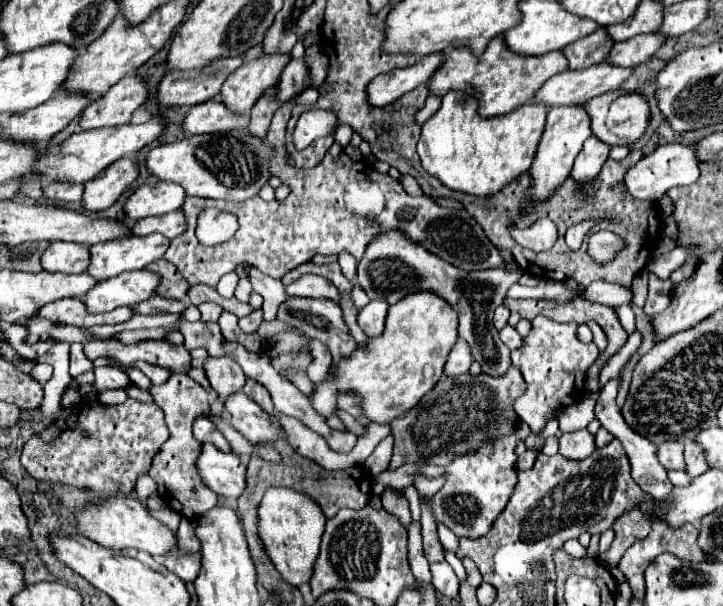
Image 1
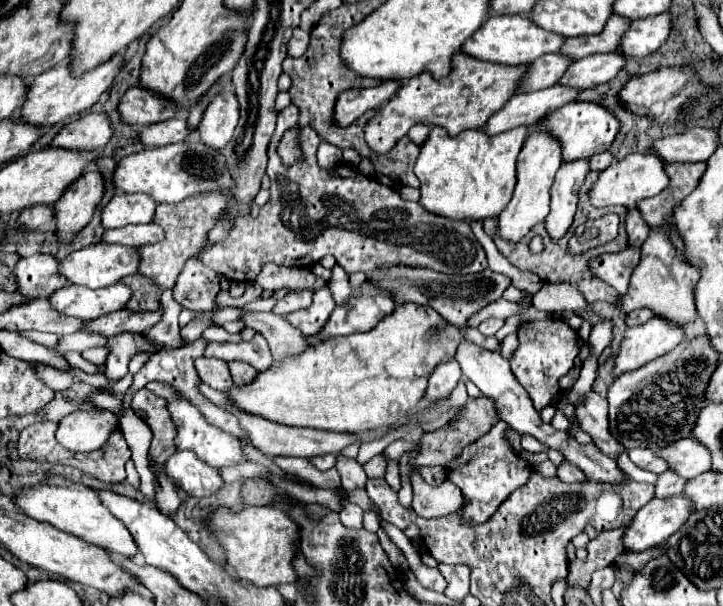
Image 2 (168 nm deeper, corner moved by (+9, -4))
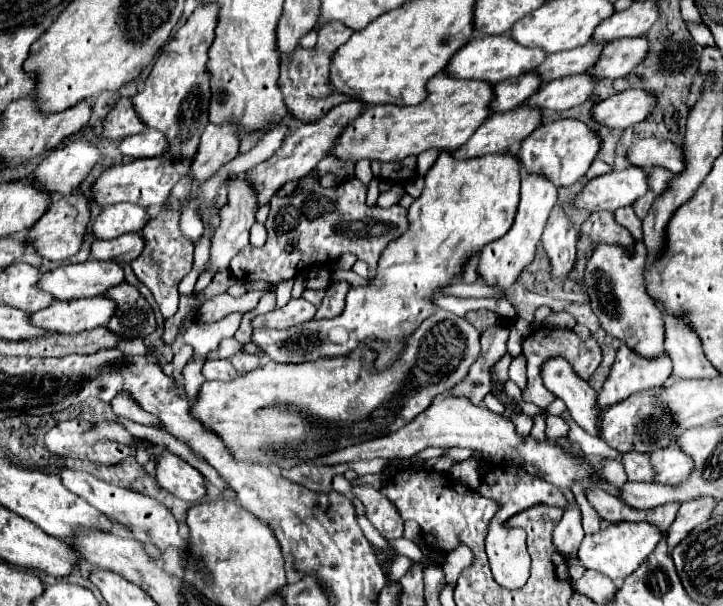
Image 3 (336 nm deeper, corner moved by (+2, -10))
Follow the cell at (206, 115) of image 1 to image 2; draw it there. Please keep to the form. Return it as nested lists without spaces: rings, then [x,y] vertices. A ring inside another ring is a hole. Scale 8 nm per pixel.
[[[171,118],[159,124],[139,128],[139,138],[147,146],[167,146],[175,142],[183,142],[193,134],[185,118]]]

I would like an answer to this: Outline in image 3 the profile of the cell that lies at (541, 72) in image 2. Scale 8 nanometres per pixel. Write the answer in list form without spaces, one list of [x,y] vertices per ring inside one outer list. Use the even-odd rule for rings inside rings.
[[[532,72],[522,74],[520,78],[508,78],[508,82],[498,82],[492,86],[494,100],[490,102],[492,112],[508,112],[520,106],[530,94],[542,86],[540,78]]]

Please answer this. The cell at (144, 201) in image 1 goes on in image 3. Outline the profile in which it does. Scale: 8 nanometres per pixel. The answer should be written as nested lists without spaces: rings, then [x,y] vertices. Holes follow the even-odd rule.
[[[114,204],[106,206],[92,224],[92,236],[96,240],[112,240],[126,232],[140,232],[148,222],[148,214],[142,206]]]

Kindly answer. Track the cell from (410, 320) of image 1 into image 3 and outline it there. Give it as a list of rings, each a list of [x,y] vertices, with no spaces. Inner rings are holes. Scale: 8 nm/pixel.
[[[438,310],[408,338],[404,354],[384,372],[374,370],[378,354],[366,346],[354,350],[350,356],[322,358],[304,364],[276,364],[268,360],[252,372],[236,376],[232,382],[204,382],[192,404],[192,418],[202,422],[206,430],[218,434],[236,460],[256,462],[278,474],[278,470],[316,462],[330,452],[384,436],[412,422],[416,414],[432,404],[432,398],[450,390],[468,374],[468,368],[480,356],[478,338],[480,332],[466,318]]]

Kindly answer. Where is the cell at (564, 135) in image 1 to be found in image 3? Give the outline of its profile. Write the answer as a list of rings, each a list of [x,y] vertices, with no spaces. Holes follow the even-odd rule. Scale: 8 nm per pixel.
[[[526,174],[522,178],[520,206],[518,206],[518,214],[514,218],[512,228],[500,240],[484,246],[480,254],[478,278],[482,282],[486,282],[488,286],[498,286],[502,290],[508,290],[512,284],[520,280],[522,270],[528,268],[536,256],[536,246],[540,242],[542,230],[546,226],[546,220],[554,204],[556,204],[556,186],[552,182],[548,182],[544,176],[538,176],[538,174]]]

